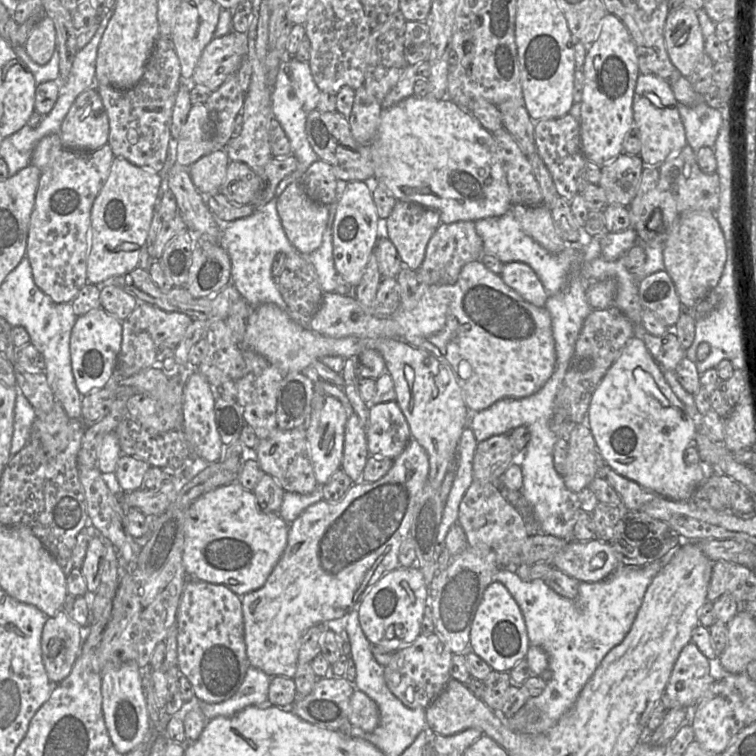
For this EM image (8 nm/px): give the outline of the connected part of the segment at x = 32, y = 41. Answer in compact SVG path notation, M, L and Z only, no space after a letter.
M44 15L32 29L24 48L39 65L47 64L56 51L56 29L53 21Z

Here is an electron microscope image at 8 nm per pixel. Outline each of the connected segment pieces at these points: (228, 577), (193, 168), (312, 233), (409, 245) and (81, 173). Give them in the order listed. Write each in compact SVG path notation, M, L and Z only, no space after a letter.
M233 481L216 487L195 499L186 509L183 565L189 578L223 584L239 596L262 587L282 556L290 524L278 513L260 510L253 491Z
M222 149L201 157L188 168L194 186L203 196L220 193L229 162L226 150Z
M300 181L287 186L278 197L277 212L289 242L301 253L312 253L322 244L323 234L329 219L328 205L312 200Z
M397 201L391 214L382 224L382 232L395 246L402 266L417 271L424 260L428 242L440 223L438 211L414 202Z
M109 144L95 151L62 149L39 180L31 214L26 257L36 286L55 303L71 303L87 281L93 203L107 181L115 156Z

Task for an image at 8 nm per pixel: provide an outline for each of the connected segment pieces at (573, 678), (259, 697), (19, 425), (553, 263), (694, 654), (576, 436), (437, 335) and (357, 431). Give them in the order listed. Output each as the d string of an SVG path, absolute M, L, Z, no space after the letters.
M654 561L645 566L619 566L609 577L600 582L580 581L578 595L574 599L559 595L543 579L523 581L516 572L507 570L499 570L493 575L493 581L501 582L517 602L525 620L529 642L546 652L548 669L553 674L543 692L537 697L530 697L525 704L527 709L537 710L534 722L525 727L527 732L525 734L538 734L551 729L575 704L581 690L605 655L619 645L628 634L649 585L663 566L665 565L662 565L661 561Z
M249 665L242 684L233 696L220 703L198 701L198 707L207 721L217 717L232 717L249 706L271 707L268 701L271 678L262 670Z
M18 391L14 408L14 432L11 443L11 457L16 455L31 439L32 425L36 412L28 399Z
M512 211L501 216L476 220L474 224L476 233L483 242L483 254L494 256L503 264L510 262L526 263L537 274L548 296L559 293L565 287L568 272L578 255L576 245L566 245L559 253L547 251L523 231Z
M690 642L681 650L673 666L663 699L668 702L668 709L692 709L713 683L709 659Z
M577 424L568 437L568 455L563 480L567 488L579 493L597 476L597 445L590 428Z
M481 260L466 264L453 285L427 285L419 284L416 291L416 307L412 310L399 308L391 317L402 329L402 340L409 345L424 349L437 359L447 363L452 369L457 384L459 385L464 402L471 413L476 413L489 408L495 402L502 399L520 399L532 395L538 391L552 376L556 364L556 348L552 328L552 319L546 307L537 307L525 301L516 291L508 287L500 275L488 270Z
M350 414L345 424L341 469L353 483L360 482L367 459L370 456L365 429L358 416Z

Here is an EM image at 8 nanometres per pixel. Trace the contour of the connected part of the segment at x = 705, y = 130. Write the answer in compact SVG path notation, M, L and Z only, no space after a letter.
M700 102L695 107L678 104L687 144L697 152L703 147L713 148L722 126L722 112Z

